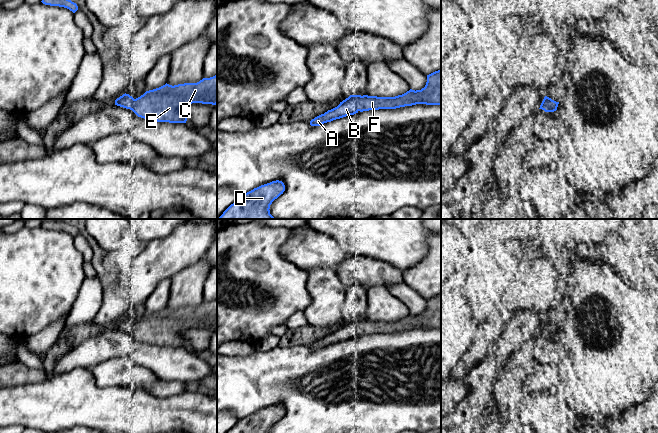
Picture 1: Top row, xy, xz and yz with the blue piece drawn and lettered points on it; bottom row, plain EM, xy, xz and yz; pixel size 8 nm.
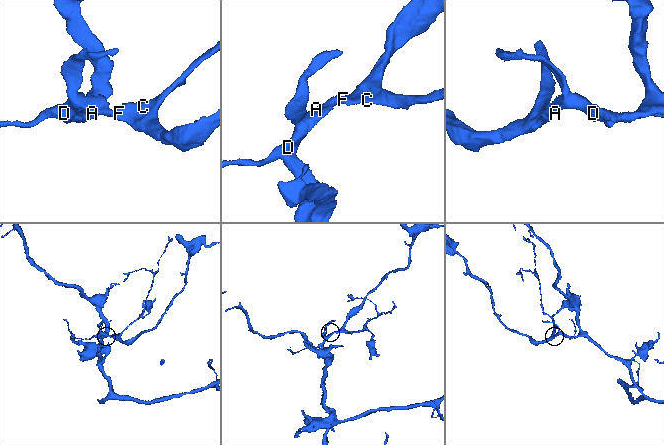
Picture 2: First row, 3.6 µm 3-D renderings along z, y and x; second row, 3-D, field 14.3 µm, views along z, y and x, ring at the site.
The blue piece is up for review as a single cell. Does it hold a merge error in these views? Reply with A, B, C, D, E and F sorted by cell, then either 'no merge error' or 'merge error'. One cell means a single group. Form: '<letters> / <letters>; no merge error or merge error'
A B C D E F; no merge error

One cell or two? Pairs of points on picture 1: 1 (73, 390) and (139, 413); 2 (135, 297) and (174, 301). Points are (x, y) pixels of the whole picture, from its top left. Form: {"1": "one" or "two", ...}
{"1": "one", "2": "two"}

